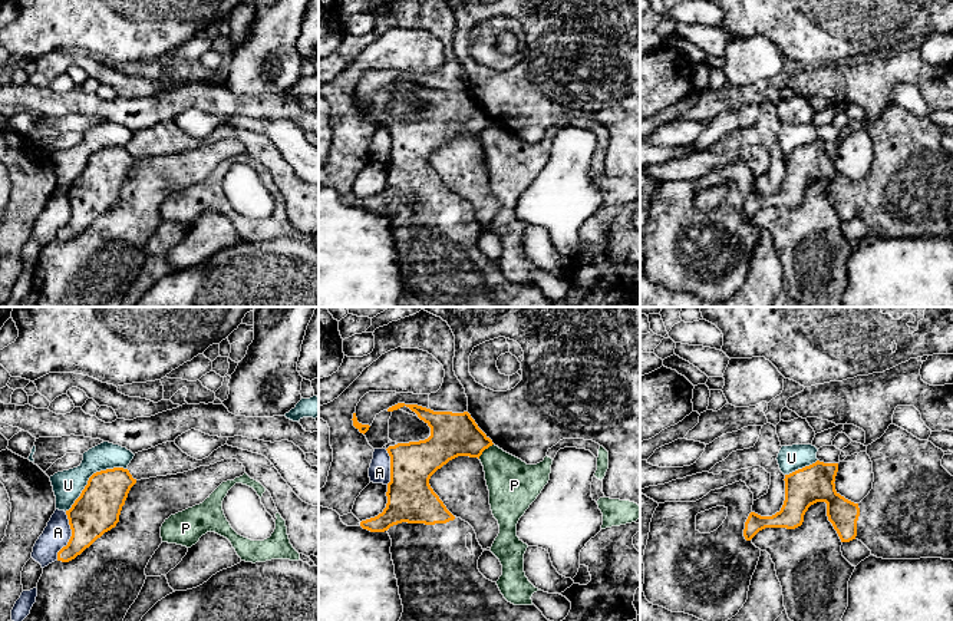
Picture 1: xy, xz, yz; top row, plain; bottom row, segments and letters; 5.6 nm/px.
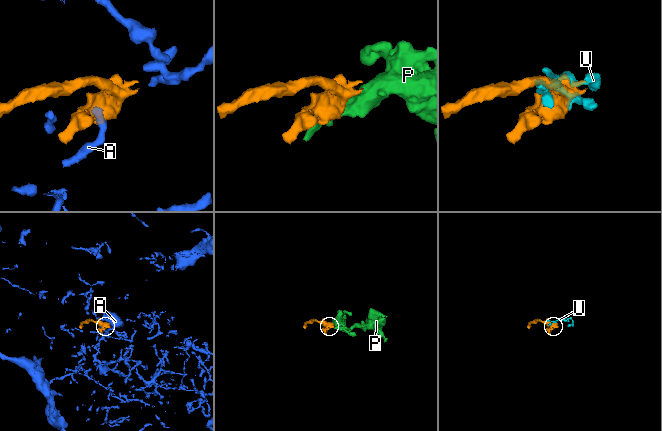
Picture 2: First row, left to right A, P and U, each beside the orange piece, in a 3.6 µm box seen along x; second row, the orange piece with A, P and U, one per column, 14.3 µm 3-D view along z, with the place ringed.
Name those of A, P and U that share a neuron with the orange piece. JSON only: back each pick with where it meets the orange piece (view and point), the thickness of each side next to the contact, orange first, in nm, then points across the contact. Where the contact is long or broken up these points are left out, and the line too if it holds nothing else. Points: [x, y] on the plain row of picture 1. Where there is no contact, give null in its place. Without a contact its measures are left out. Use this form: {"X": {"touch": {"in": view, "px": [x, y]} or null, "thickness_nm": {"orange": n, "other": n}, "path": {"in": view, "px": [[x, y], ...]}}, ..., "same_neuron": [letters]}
{"same_neuron": []}

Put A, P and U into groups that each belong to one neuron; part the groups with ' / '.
A / P / U

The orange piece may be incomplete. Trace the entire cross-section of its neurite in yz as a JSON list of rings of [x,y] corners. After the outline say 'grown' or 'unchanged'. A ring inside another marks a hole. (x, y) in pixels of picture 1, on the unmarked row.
[[[890,103],[886,112],[867,125],[874,161],[870,172],[854,182],[835,169],[838,142],[815,142],[785,153],[785,179],[779,191],[761,195],[751,191],[743,215],[751,219],[765,207],[795,208],[802,204],[808,186],[827,182],[827,195],[841,221],[861,219],[871,234],[883,238],[953,238],[953,155],[942,145],[944,131],[929,119]]]; grown

